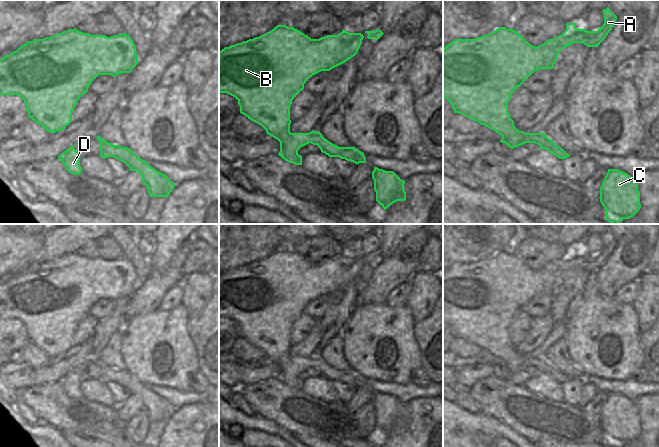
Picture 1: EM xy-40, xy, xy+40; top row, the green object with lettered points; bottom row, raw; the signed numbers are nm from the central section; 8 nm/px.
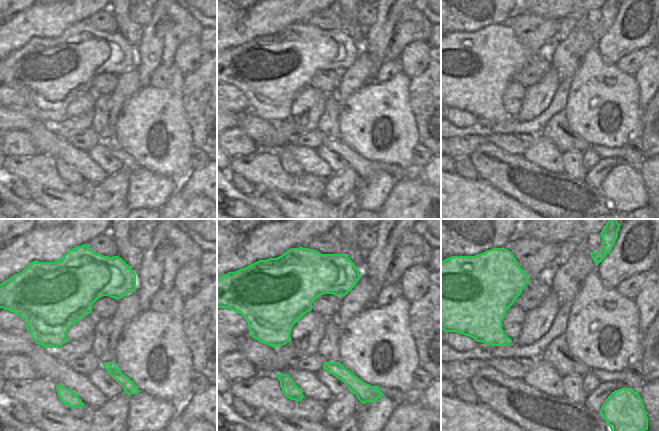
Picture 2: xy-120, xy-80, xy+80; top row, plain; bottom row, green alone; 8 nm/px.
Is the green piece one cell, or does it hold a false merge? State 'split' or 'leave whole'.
leave whole

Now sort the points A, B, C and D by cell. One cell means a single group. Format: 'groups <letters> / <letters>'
groups A B C D

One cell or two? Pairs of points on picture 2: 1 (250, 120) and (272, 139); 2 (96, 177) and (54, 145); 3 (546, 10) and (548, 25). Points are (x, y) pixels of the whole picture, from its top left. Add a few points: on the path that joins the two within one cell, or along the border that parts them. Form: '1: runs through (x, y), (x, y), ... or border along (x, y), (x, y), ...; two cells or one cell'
1: runs through (255, 125), (267, 137); one cell
2: runs through (86, 167), (76, 157), (64, 151); one cell
3: border along (524, 12), (559, 20); two cells

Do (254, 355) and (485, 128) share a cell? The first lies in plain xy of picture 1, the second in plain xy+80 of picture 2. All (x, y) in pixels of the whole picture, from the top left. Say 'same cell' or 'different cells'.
different cells

